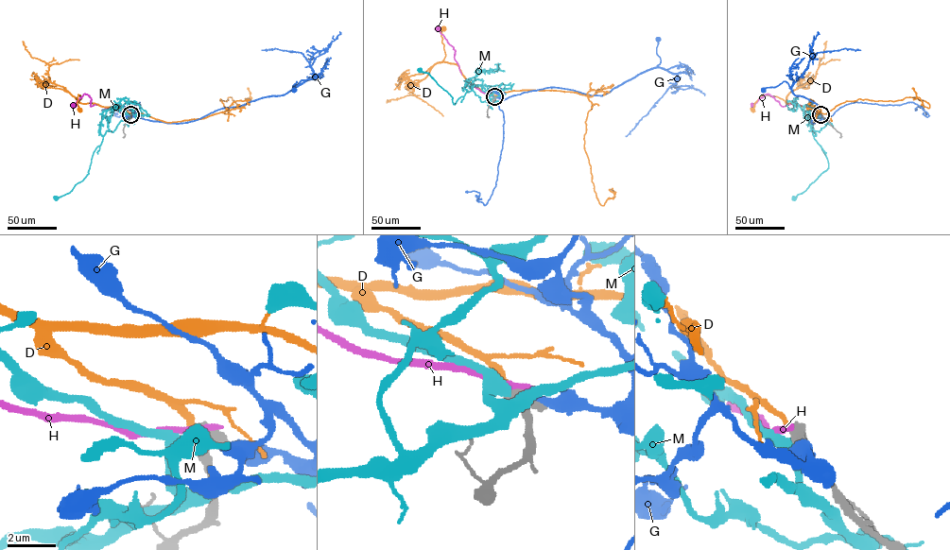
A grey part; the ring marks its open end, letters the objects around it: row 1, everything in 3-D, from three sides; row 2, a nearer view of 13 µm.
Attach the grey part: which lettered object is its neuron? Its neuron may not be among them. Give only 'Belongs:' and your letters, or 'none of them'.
Belongs: D

